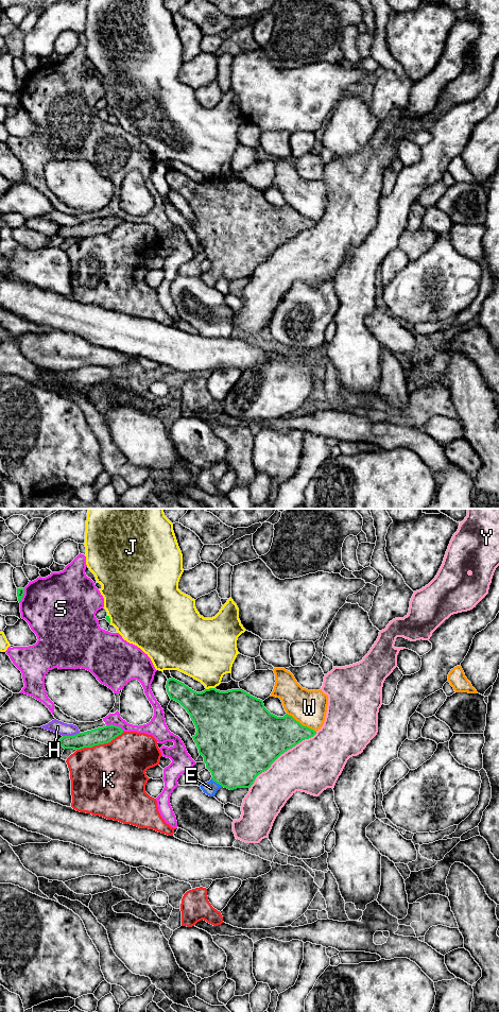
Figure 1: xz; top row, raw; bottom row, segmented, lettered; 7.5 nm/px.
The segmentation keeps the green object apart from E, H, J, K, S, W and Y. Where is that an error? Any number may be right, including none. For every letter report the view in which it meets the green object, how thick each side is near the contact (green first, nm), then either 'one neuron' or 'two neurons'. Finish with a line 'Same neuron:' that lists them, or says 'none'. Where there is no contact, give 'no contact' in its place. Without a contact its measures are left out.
E: meets green in xz; 440 nm thick on the green side, 110 nm on the other; one neuron
H: meets green in xz; 130 nm thick on the green side, 100 nm on the other; two neurons
J: meets green in xz; 420 nm thick on the green side, 380 nm on the other; two neurons
K: meets green in xz; 130 nm thick on the green side, 480 nm on the other; two neurons
S: meets green in xz; 130 nm thick on the green side, 90 nm on the other; two neurons
W: meets green in xz; 320 nm thick on the green side, 260 nm on the other; two neurons
Y: meets green in xz; 480 nm thick on the green side, 400 nm on the other; two neurons
Same neuron: E

